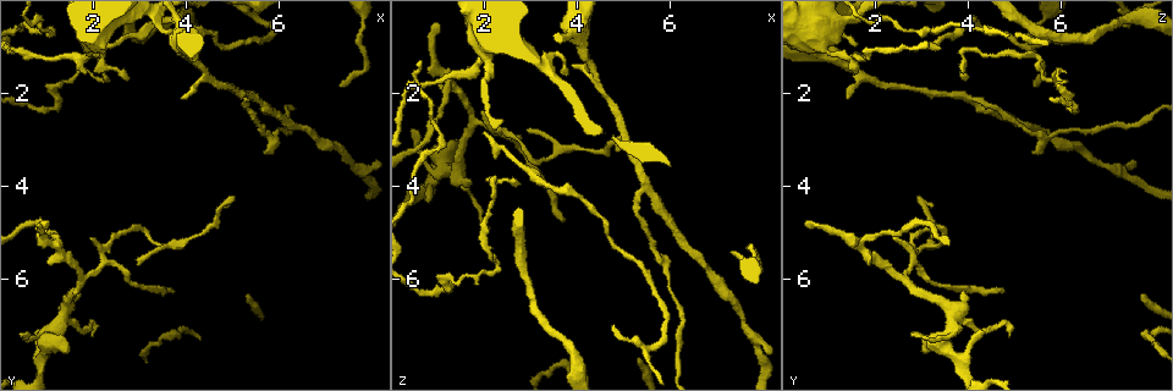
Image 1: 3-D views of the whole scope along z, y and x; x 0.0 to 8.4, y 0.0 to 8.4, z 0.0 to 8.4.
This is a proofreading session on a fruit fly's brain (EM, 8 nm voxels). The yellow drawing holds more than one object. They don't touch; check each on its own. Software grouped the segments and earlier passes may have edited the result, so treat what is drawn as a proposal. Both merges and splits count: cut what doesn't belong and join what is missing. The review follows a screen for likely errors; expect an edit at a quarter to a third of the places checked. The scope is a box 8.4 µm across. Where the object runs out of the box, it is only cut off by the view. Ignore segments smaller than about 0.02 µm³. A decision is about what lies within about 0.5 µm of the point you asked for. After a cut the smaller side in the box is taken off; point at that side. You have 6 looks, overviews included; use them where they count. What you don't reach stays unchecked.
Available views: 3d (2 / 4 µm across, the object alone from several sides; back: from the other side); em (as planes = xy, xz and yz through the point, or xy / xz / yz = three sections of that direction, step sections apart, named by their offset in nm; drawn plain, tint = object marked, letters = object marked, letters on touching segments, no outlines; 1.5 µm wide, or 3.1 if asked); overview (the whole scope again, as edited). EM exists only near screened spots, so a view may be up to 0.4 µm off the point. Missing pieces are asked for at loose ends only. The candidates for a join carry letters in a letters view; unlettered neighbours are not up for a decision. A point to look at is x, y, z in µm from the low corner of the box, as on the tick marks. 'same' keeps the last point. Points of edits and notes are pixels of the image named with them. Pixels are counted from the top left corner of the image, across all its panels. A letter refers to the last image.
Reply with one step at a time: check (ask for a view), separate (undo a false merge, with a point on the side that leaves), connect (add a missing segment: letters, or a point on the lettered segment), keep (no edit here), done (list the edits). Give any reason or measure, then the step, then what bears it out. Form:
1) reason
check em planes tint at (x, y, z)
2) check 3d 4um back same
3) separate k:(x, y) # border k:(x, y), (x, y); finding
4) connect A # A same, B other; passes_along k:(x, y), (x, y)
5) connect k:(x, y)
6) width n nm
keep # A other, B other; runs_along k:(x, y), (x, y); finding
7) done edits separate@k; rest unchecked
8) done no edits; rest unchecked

check 3d 4um at (5.50, 2.10, 3.95)

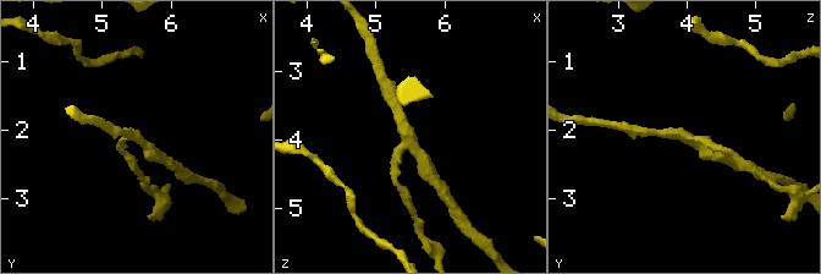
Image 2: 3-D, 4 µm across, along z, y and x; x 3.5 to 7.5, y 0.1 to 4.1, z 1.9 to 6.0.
arms 3
check em planes plain at (5.50, 2.10, 3.95)

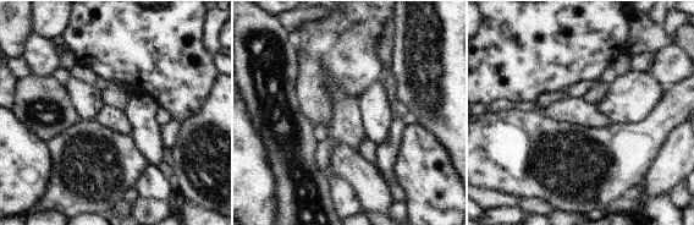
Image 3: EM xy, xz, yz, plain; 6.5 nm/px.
check em planes letters same

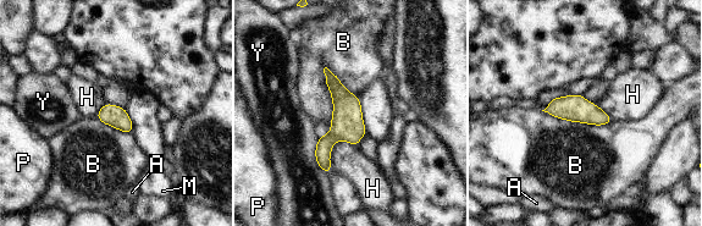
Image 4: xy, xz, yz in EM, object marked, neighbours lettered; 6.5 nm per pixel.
longest_contact B 380 nm
keep # A other, B other, H other, M other, P other, Y other; runs_along 4:(329, 75), (341, 128), (324, 145), (327, 169); continuous, no second neuron

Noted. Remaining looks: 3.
thin end
check em yz step 8 tint at (5.00, 4.25, 2.95)

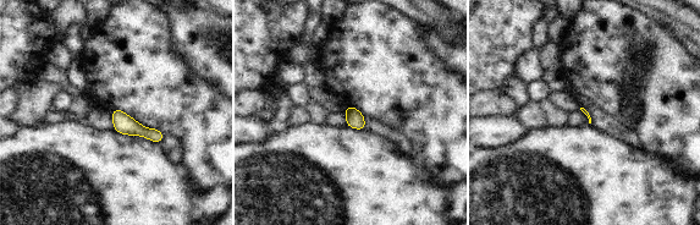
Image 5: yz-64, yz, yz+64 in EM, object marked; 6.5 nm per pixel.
check em planes letters same

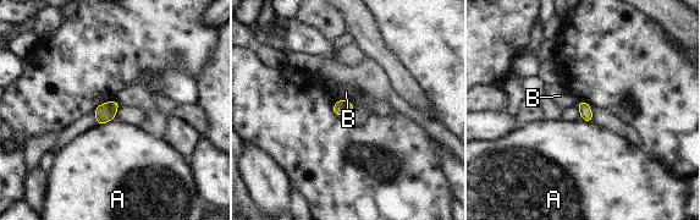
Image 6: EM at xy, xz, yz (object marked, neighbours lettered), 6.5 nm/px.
width 80 nm
keep # A other, B other; border 6:(340, 99), (351, 102); none of them fits

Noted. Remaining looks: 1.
done no edits; rest unchecked

